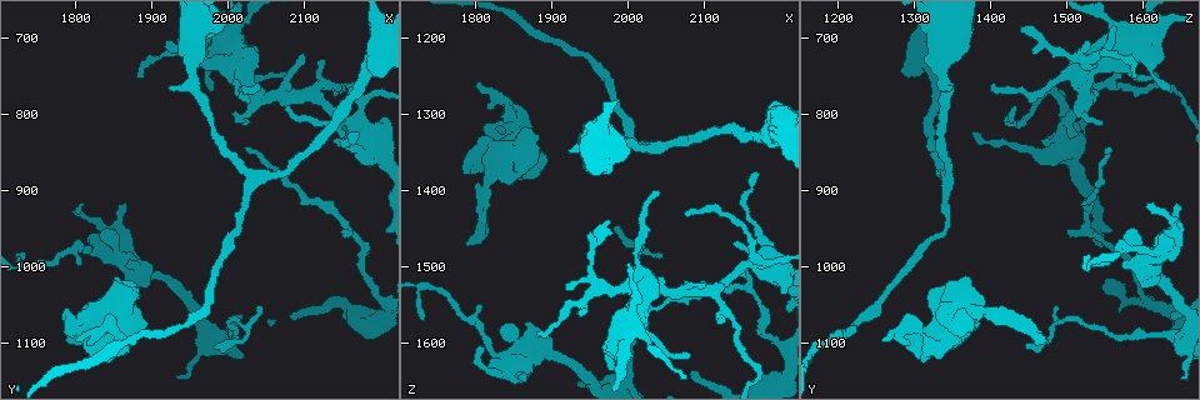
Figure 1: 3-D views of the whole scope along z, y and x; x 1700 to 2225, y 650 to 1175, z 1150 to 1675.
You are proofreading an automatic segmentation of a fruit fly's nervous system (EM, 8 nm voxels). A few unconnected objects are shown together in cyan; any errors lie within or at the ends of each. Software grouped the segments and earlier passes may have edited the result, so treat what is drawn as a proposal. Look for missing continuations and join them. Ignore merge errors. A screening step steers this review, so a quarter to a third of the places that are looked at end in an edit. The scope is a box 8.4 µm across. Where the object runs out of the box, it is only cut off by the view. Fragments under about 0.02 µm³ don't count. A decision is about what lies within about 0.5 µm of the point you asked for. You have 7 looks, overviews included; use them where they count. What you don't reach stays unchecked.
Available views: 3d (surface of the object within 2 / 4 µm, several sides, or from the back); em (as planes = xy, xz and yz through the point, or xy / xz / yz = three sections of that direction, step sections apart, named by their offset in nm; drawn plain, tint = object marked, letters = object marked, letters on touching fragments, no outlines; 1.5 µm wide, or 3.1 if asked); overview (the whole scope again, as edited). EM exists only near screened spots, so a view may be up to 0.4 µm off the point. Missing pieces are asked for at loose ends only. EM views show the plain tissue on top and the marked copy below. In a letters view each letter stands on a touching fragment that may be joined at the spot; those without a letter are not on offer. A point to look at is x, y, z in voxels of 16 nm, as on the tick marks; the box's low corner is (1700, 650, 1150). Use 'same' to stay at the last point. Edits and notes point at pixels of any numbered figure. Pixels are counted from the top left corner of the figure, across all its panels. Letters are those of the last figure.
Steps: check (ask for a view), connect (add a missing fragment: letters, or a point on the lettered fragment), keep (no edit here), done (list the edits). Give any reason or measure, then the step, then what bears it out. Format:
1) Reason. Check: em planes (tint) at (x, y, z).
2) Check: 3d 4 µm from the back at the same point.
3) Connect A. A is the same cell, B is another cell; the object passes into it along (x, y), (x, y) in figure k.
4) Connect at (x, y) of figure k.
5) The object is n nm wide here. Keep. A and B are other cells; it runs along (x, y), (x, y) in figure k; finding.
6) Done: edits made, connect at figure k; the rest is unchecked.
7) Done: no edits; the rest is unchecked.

Thin end. Check: em xy step 8 (tint) at (1980, 1105, 1450).

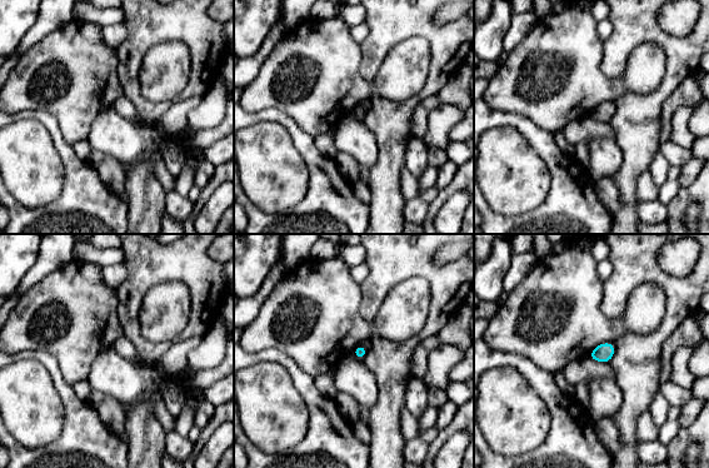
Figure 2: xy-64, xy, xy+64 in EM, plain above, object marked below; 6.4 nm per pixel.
Cut it another way. Check: em planes (letters) at the same point.

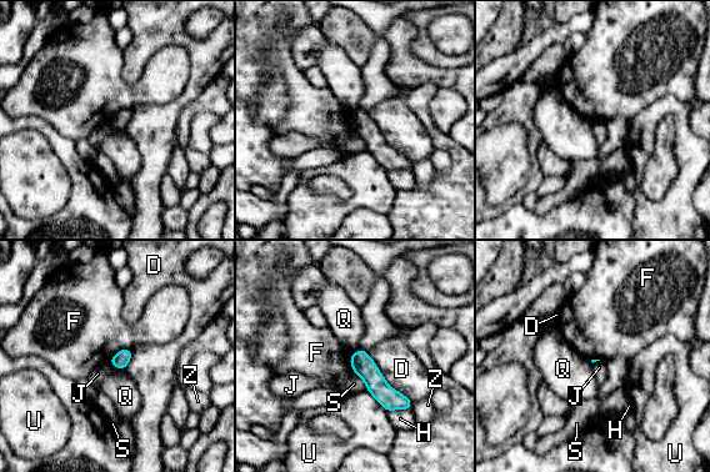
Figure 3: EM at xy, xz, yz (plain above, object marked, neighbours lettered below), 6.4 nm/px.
Keep. D, F, H, J, Q, S, U and Z are other cells; it runs along (353, 358), (394, 400), (408, 403) in figure 3; none of them fits.

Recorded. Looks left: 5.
Check: em planes (letters) at (1805, 1100, 1260).

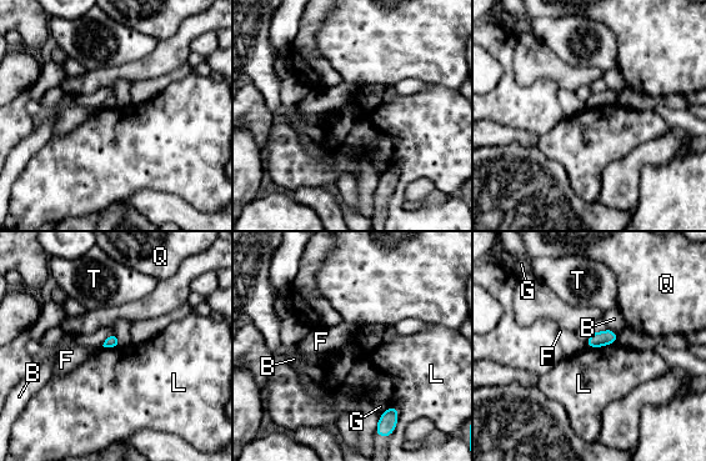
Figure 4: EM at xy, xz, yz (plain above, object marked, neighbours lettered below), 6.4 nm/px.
Keep. B, F, G, L, Q and T are other cells; a border runs along (616, 341), (609, 345), (587, 347) in figure 4; no lettered fragment goes on from it.

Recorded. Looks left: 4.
Branch stops here. Check: em xy step 4 (letters) at (1790, 1100, 1475).

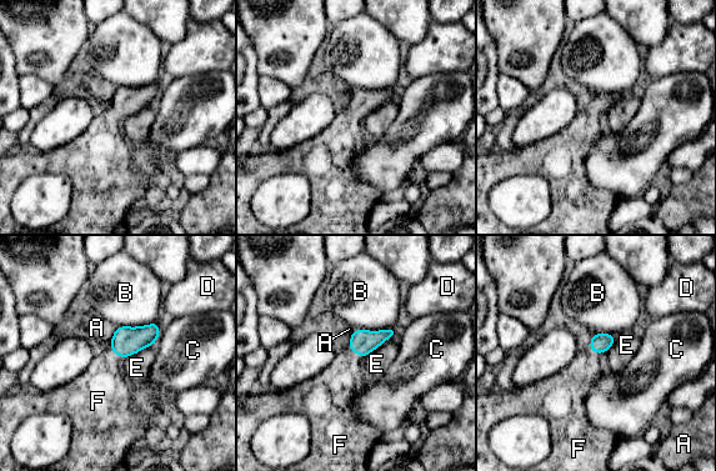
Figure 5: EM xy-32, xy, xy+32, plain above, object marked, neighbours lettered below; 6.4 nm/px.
Check: em yz step 8 (letters) at the same point.

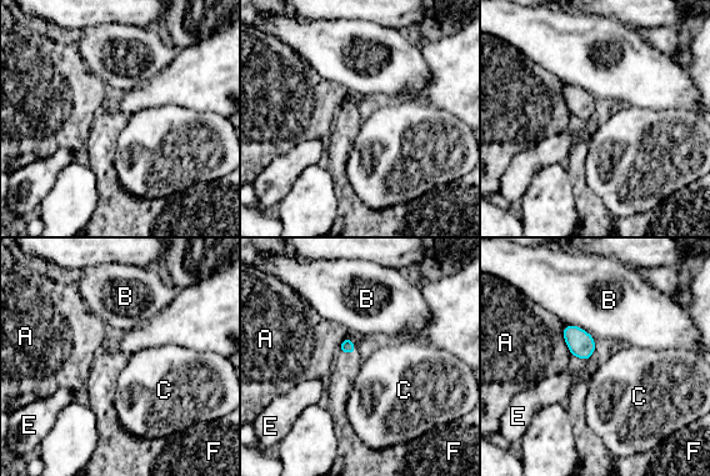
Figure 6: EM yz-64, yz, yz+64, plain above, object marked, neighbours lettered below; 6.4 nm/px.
Connect F. F is the same cell, A, B, C and E are other cells; the object passes into it along (346, 346), (348, 352), (339, 385) in figure 6; it goes on there.

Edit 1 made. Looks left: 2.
Done: edits made, connect at figure 6; the rest is unchecked.

